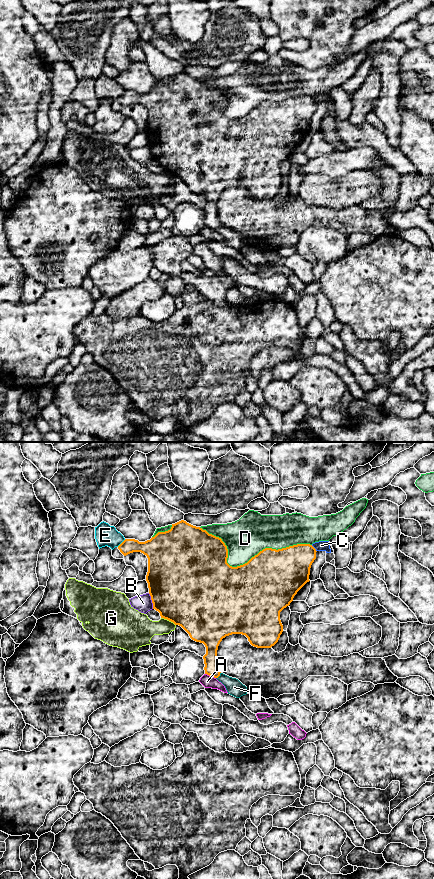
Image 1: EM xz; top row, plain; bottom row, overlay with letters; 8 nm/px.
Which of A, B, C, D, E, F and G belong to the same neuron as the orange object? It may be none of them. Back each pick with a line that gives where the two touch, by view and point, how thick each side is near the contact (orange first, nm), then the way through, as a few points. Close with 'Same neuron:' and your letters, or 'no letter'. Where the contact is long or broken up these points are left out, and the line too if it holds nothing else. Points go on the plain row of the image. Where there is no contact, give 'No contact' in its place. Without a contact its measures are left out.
F: Touches orange at xz (219, 227). Thickness 120 nm (orange) against 140 nm
Same neuron: F

